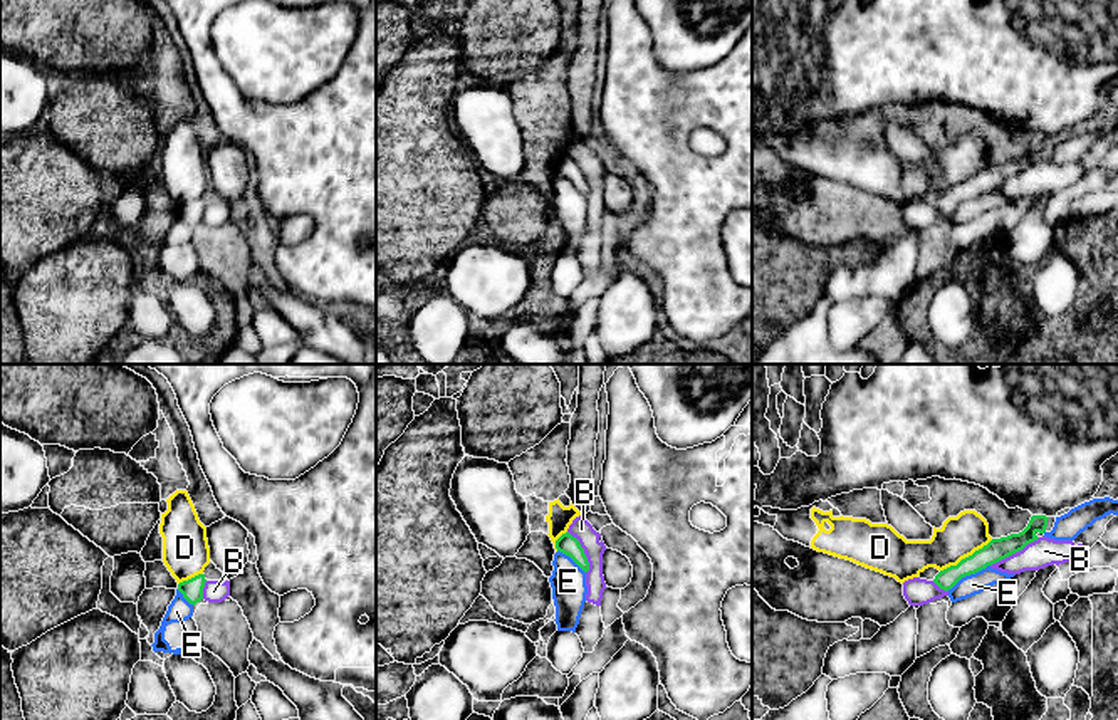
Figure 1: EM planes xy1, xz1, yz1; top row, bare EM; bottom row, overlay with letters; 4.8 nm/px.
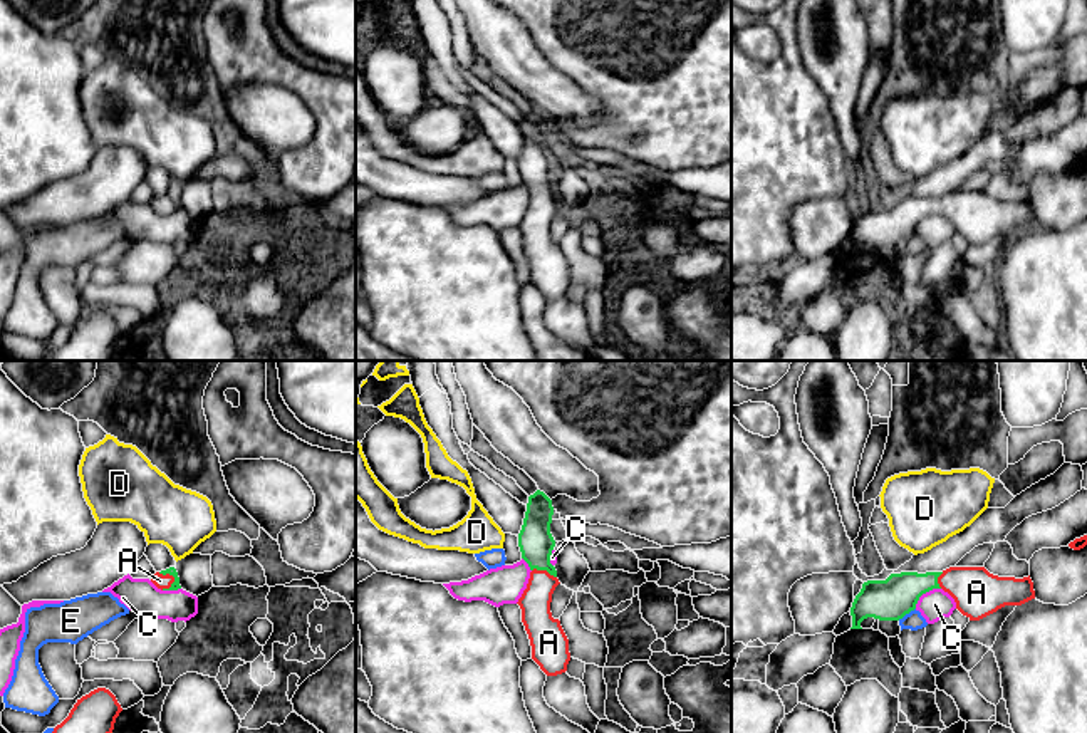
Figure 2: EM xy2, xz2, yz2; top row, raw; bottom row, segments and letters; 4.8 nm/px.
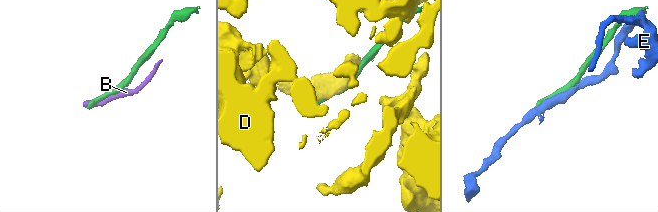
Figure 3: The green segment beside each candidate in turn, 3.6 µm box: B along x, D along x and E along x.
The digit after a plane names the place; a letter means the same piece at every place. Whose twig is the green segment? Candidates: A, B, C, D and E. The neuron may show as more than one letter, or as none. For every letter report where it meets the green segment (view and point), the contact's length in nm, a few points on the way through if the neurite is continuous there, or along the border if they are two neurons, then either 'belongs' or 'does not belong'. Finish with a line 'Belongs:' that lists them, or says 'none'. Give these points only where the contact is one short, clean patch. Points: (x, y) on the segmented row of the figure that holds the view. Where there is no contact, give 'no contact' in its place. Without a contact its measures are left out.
A: contact xy2 (171, 574); length 100 nm; way xy2 (171, 571), (171, 574), (160, 581); belongs
B: contact yz1 (1014, 553); length 280 nm; does not belong
C: contact yz2 (925, 592); length 160 nm; border yz2 (940, 587), (926, 591), (915, 608); does not belong
D: contact yz1 (966, 558); length 300 nm; does not belong
E: contact yz1 (967, 574); length 240 nm; does not belong
Belongs: A

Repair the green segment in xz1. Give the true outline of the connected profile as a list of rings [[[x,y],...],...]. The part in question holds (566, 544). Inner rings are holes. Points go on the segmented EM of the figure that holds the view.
[[[569,532],[562,534],[556,540],[556,549],[566,556],[569,556],[584,572],[589,571],[589,562],[581,547],[579,540],[572,537]]]

